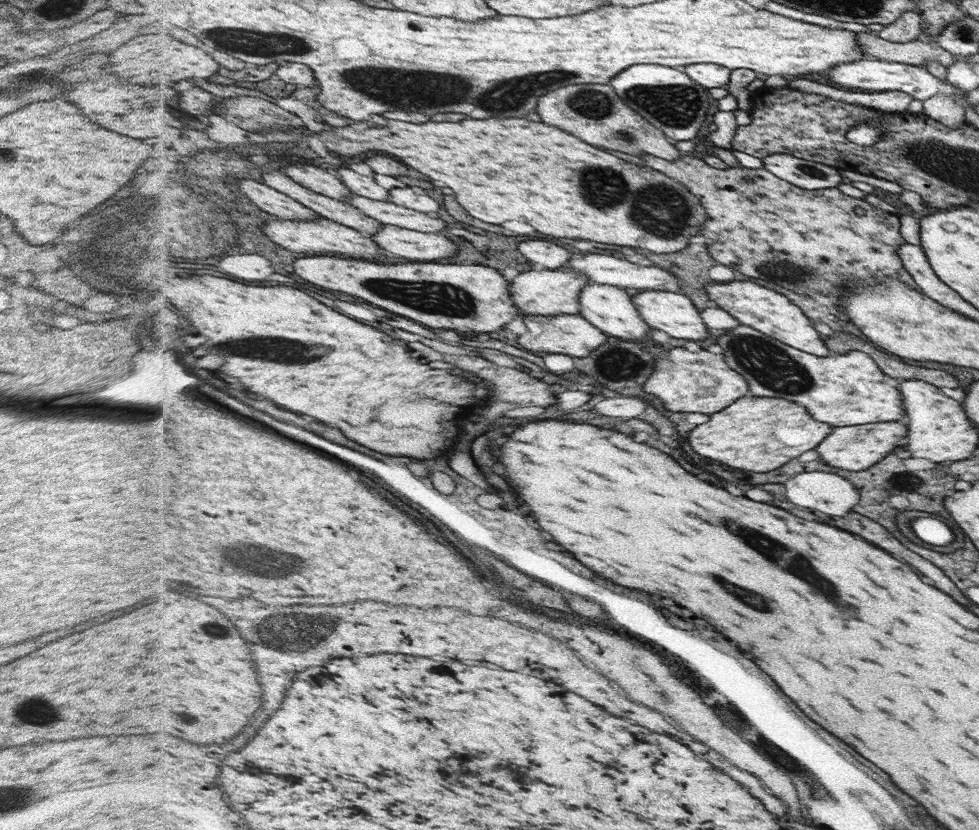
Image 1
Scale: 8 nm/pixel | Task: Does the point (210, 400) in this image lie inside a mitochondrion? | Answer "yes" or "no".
no

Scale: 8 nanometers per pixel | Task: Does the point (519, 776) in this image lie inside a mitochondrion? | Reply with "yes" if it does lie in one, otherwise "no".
no

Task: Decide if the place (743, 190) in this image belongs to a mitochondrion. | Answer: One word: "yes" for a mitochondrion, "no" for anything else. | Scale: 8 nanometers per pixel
no

